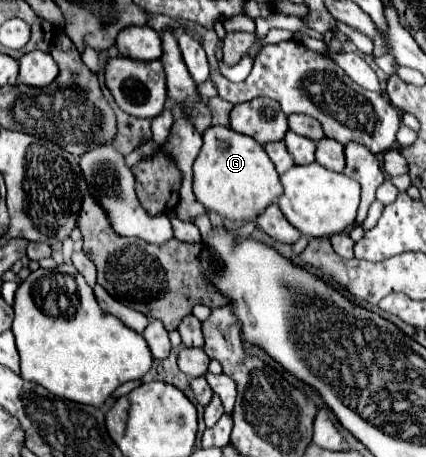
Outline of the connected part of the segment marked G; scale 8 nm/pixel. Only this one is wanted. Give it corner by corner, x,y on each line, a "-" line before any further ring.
209,127
203,133
203,147
193,165
193,193
209,211
231,221
247,221
249,217
257,217
271,201
283,195
283,187
275,165
255,139
235,133
229,127

